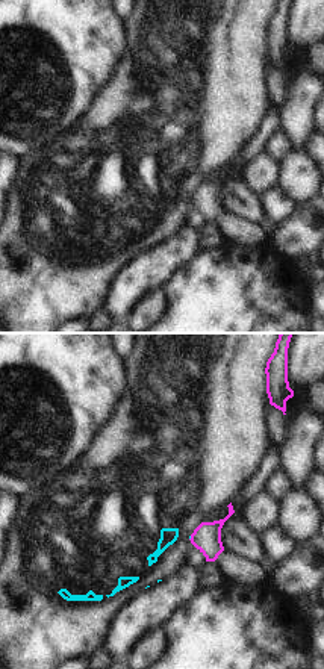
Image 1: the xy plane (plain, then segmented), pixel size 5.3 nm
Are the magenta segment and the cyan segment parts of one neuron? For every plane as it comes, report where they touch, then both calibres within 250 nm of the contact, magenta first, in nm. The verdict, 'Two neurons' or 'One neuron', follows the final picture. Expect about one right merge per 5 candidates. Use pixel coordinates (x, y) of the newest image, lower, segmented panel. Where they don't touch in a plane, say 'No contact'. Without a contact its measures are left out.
Touches magenta at (191, 538). Thickness 150 nm (magenta) against 20 nm.

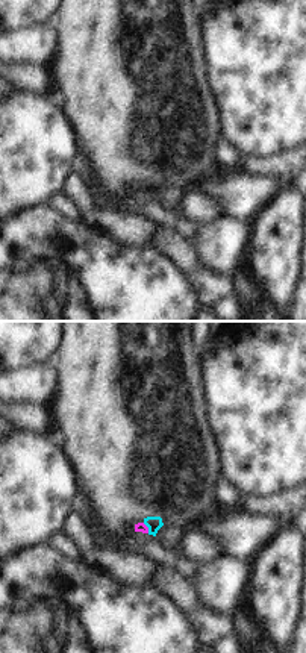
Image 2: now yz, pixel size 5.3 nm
Touches magenta at (147, 528). Thickness 50 nm (magenta) against 80 nm.

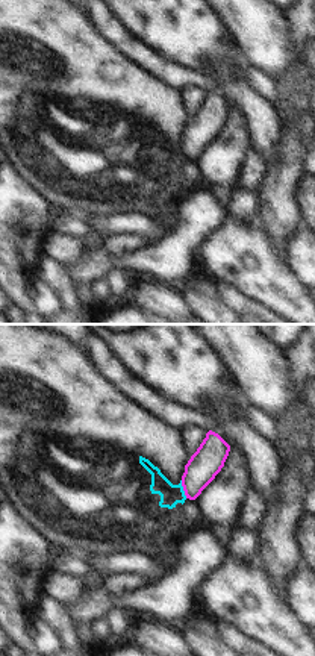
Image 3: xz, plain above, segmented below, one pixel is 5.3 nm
Touches magenta at (184, 490). Thickness 170 nm (magenta) against 110 nm.

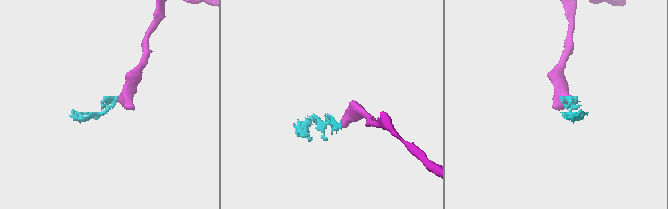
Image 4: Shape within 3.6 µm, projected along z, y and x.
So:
Two neurons.

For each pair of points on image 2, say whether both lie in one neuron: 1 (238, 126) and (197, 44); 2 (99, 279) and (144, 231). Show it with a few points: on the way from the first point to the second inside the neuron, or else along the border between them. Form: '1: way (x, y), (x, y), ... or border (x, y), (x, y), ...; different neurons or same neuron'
1: border (202, 28), (206, 78), (214, 97); different neurons
2: border (100, 224), (123, 243), (152, 246); different neurons

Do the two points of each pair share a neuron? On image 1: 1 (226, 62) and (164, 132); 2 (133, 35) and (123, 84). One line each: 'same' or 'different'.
1: same
2: same

